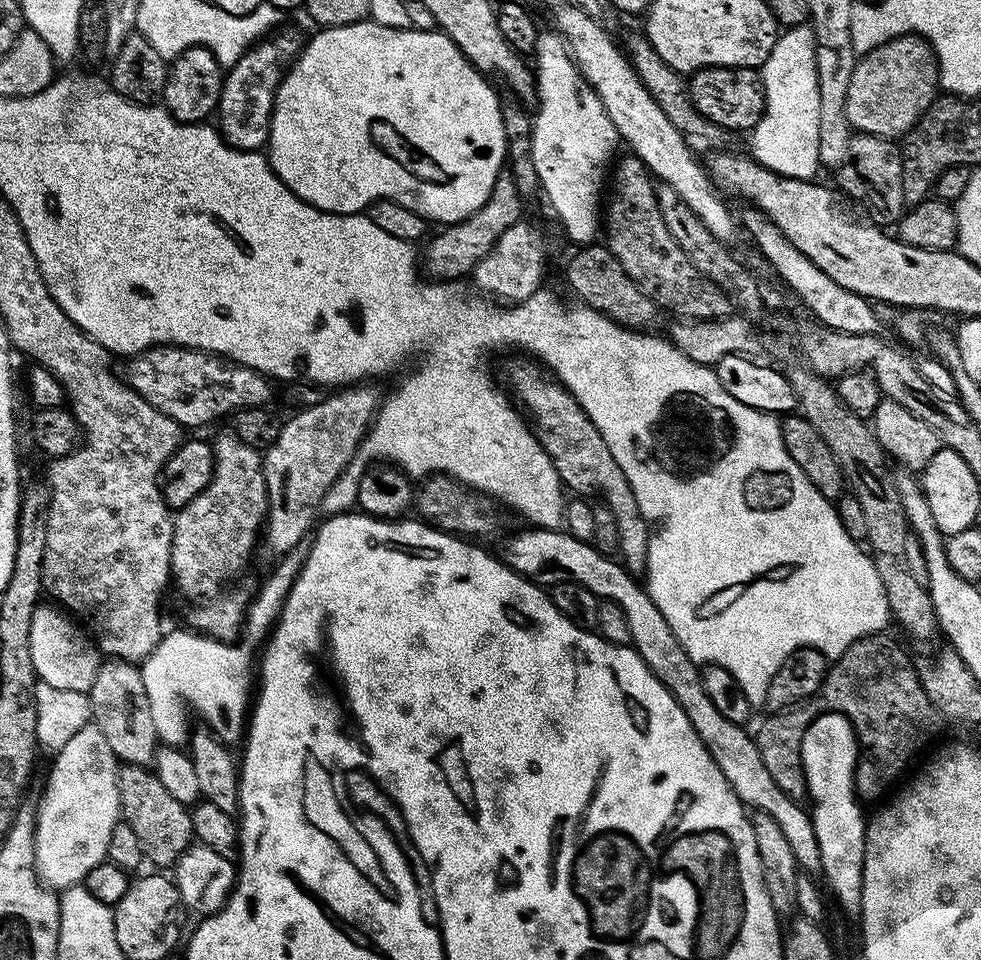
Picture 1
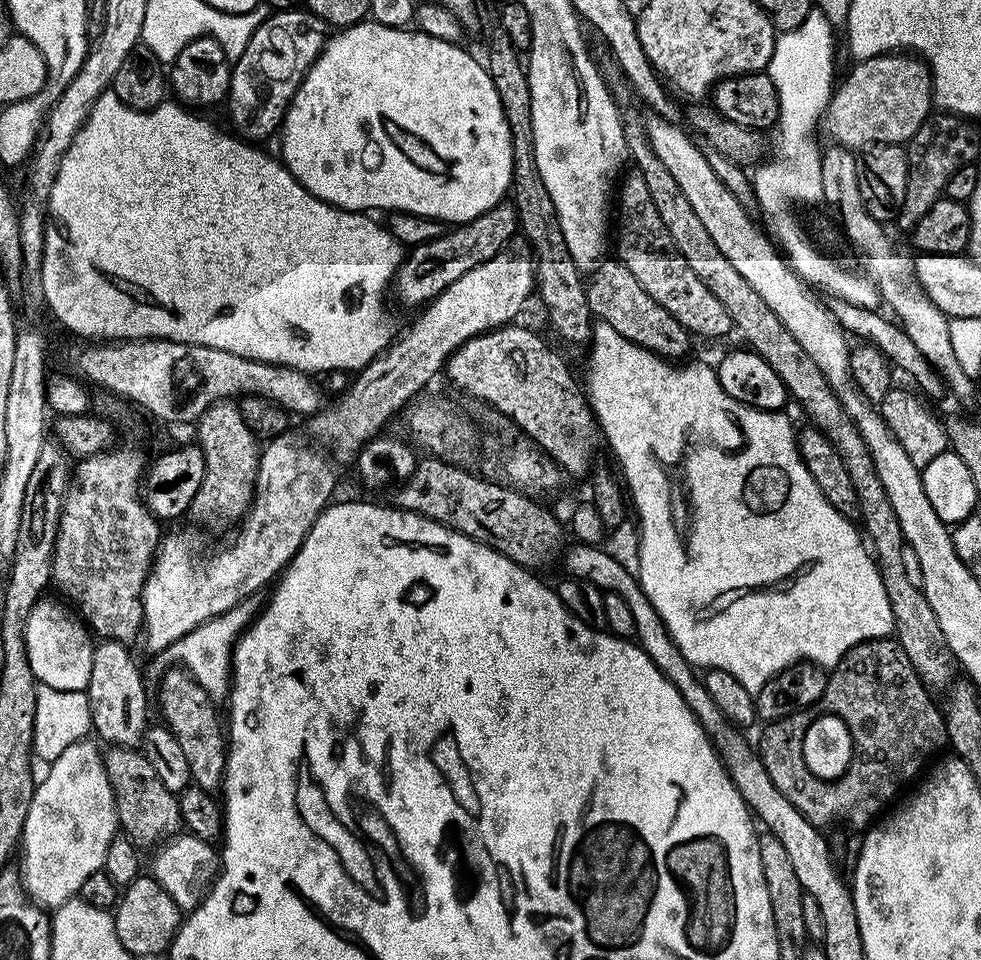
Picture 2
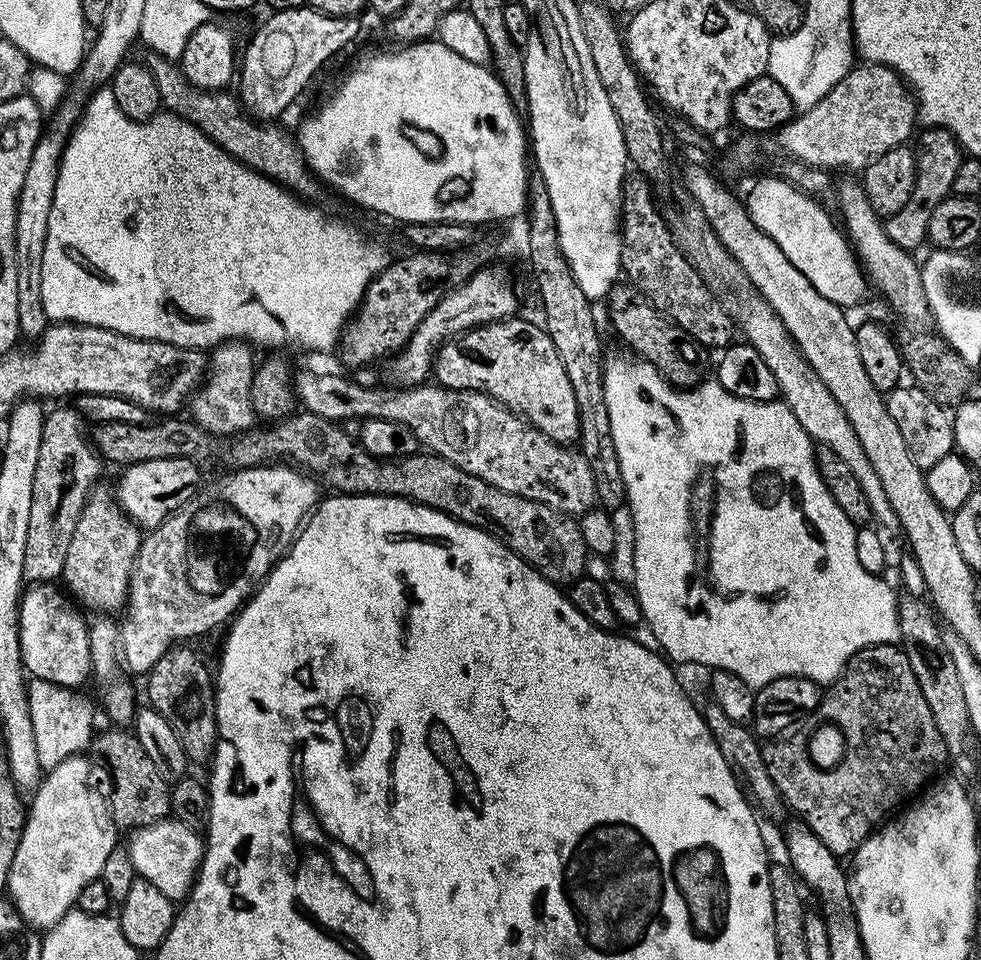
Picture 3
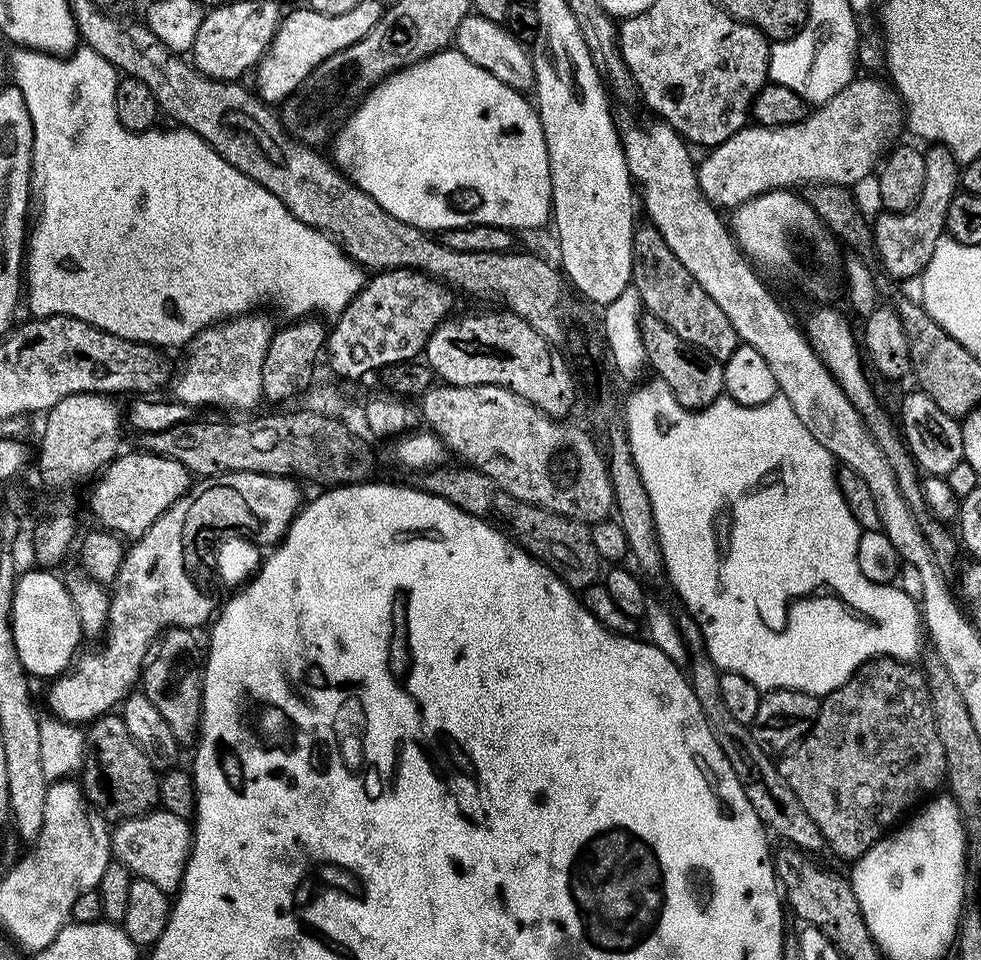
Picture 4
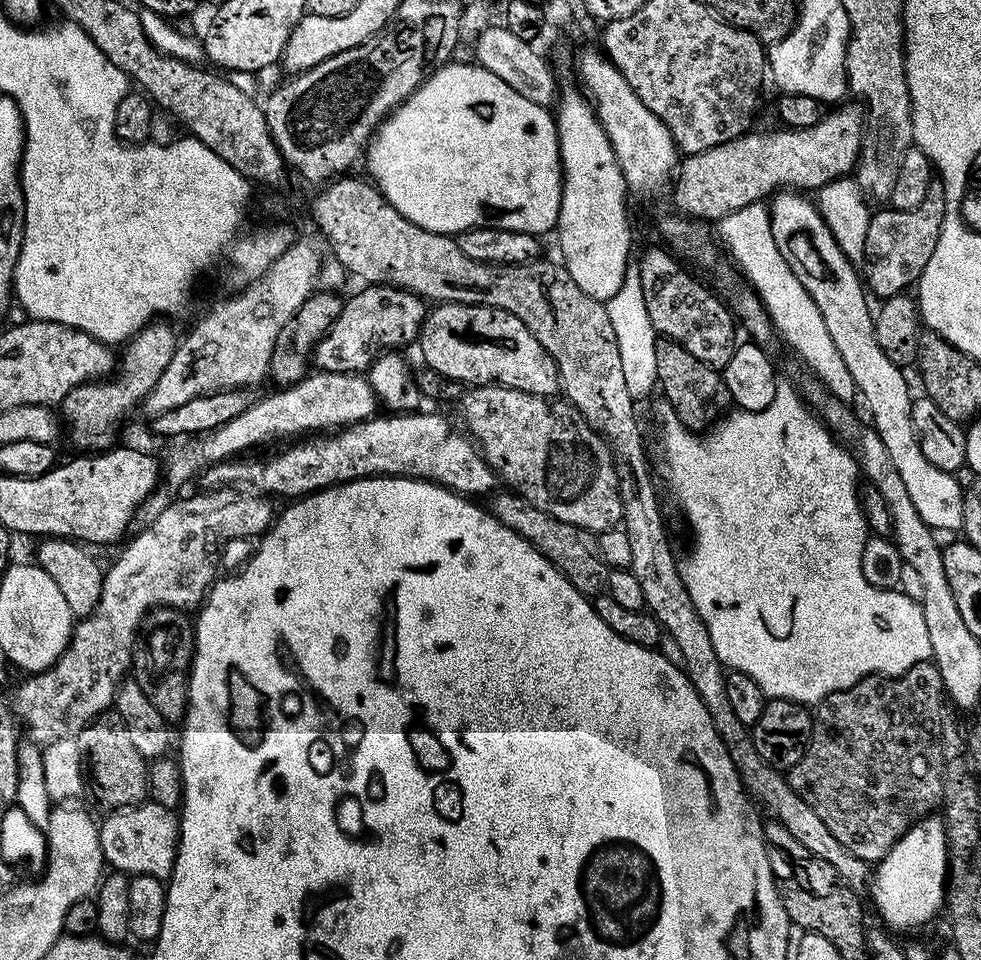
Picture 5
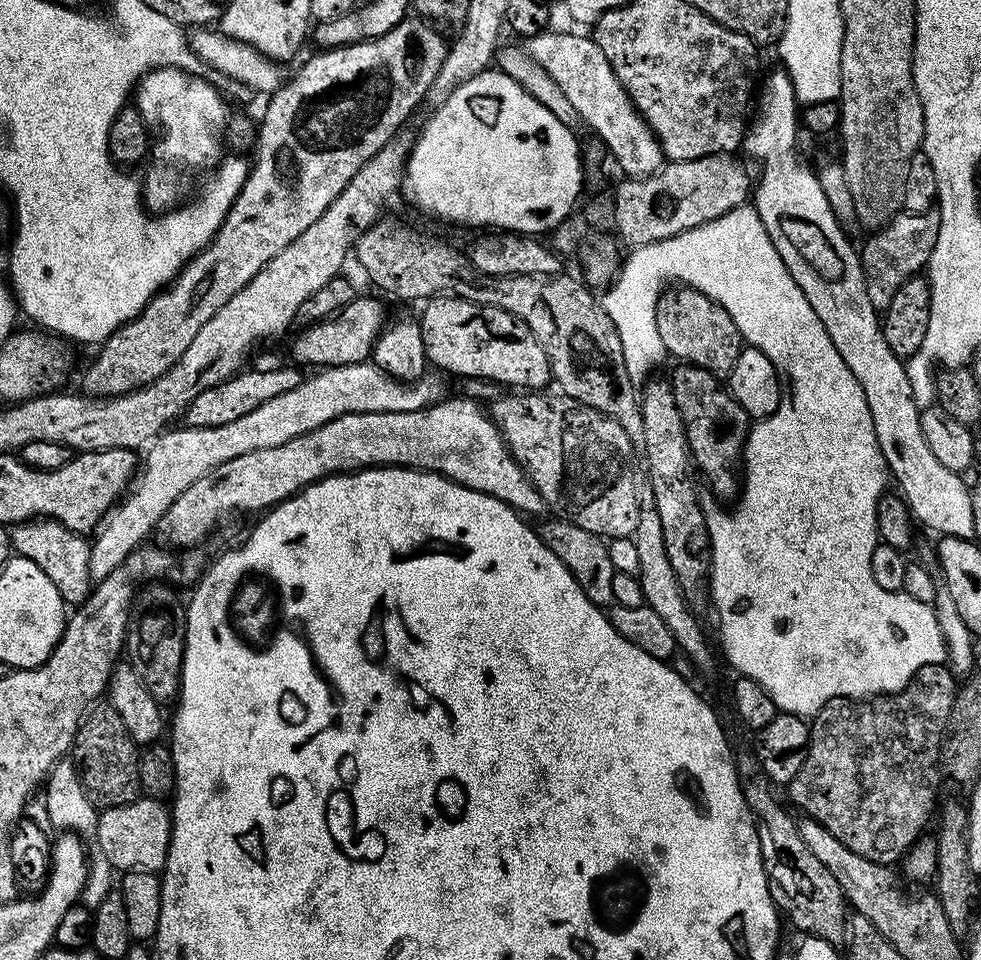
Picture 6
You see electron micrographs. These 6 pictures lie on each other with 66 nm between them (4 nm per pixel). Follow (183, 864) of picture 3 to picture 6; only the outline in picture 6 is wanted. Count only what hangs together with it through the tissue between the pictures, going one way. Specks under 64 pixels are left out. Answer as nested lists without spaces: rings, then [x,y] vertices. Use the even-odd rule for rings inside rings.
[[[137,798],[122,806],[103,809],[96,822],[95,847],[111,862],[113,869],[126,872],[159,873],[168,860],[172,833],[171,811],[161,801]]]

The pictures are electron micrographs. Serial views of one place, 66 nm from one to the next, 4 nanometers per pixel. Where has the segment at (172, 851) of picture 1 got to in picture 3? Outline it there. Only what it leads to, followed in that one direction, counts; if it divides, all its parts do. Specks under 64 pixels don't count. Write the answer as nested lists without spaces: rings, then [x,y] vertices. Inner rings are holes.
[[[108,726],[105,732],[97,731],[92,737],[90,752],[94,760],[96,755],[95,763],[104,767],[104,776],[108,779],[108,812],[117,829],[135,830],[150,826],[171,813],[169,781],[158,770],[158,766],[154,766],[154,758],[142,750],[135,731],[120,726]]]

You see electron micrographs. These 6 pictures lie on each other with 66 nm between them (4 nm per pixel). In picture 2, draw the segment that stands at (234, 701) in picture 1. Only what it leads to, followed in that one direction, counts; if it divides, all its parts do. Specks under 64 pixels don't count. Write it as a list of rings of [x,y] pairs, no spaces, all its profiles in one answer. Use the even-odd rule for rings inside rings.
[[[263,591],[249,592],[243,600],[233,604],[229,612],[222,612],[205,620],[185,636],[179,636],[166,650],[166,656],[179,667],[184,668],[196,679],[196,684],[206,690],[213,701],[220,702],[229,695],[232,679],[232,652],[236,649],[236,642],[240,639],[244,629],[249,628],[260,615],[261,608],[266,603]]]

